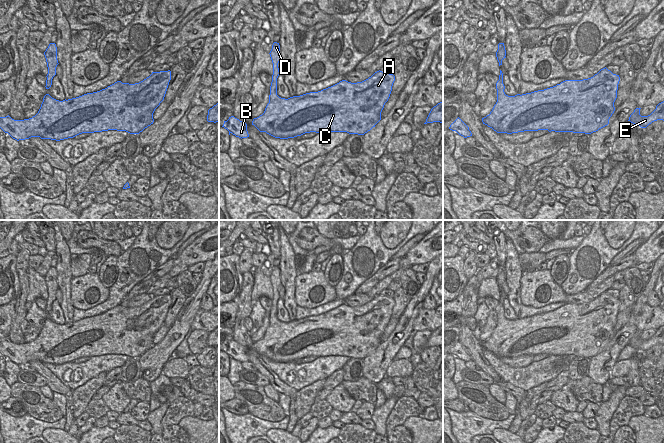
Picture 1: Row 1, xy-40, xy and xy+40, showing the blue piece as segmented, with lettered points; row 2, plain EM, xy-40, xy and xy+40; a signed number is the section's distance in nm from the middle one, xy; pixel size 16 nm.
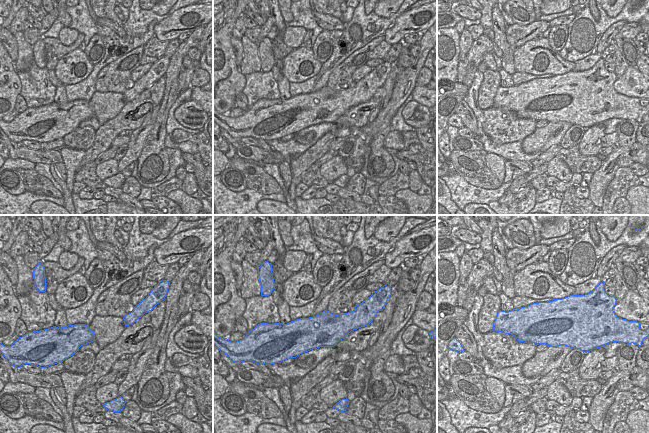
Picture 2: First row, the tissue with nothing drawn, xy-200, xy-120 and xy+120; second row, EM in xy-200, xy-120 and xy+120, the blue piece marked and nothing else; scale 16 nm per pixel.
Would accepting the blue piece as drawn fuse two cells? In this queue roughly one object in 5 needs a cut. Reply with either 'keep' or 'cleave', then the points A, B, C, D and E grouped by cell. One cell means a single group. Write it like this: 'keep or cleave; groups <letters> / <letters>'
keep; groups A B C D E

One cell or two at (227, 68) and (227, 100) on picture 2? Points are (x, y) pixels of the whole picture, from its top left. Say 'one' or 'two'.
one

